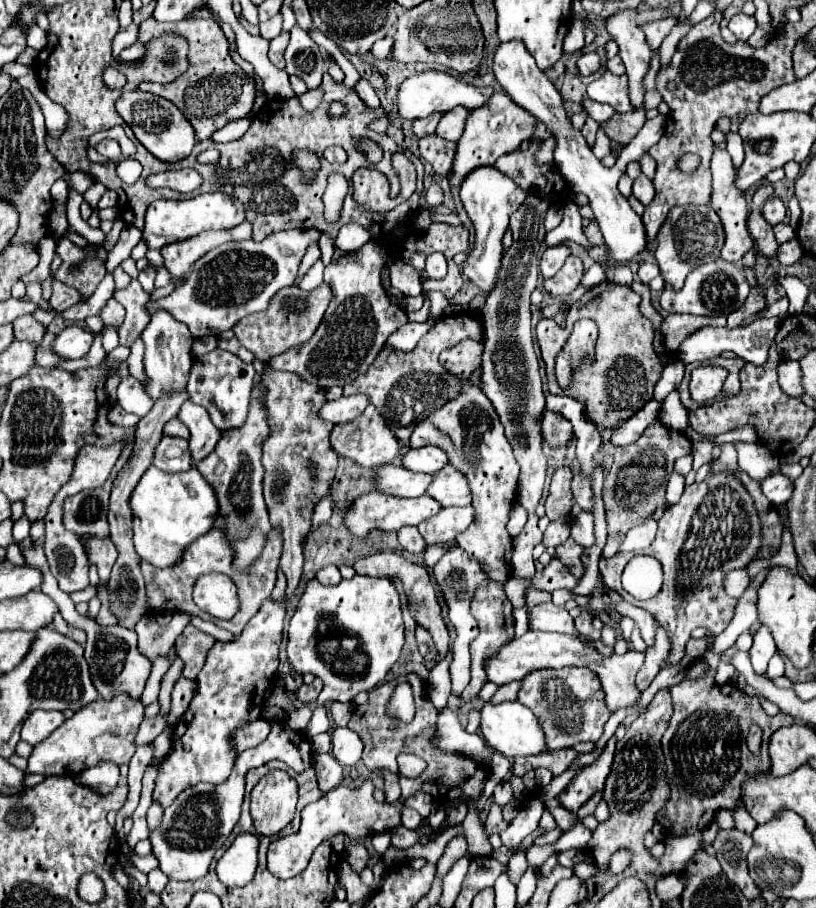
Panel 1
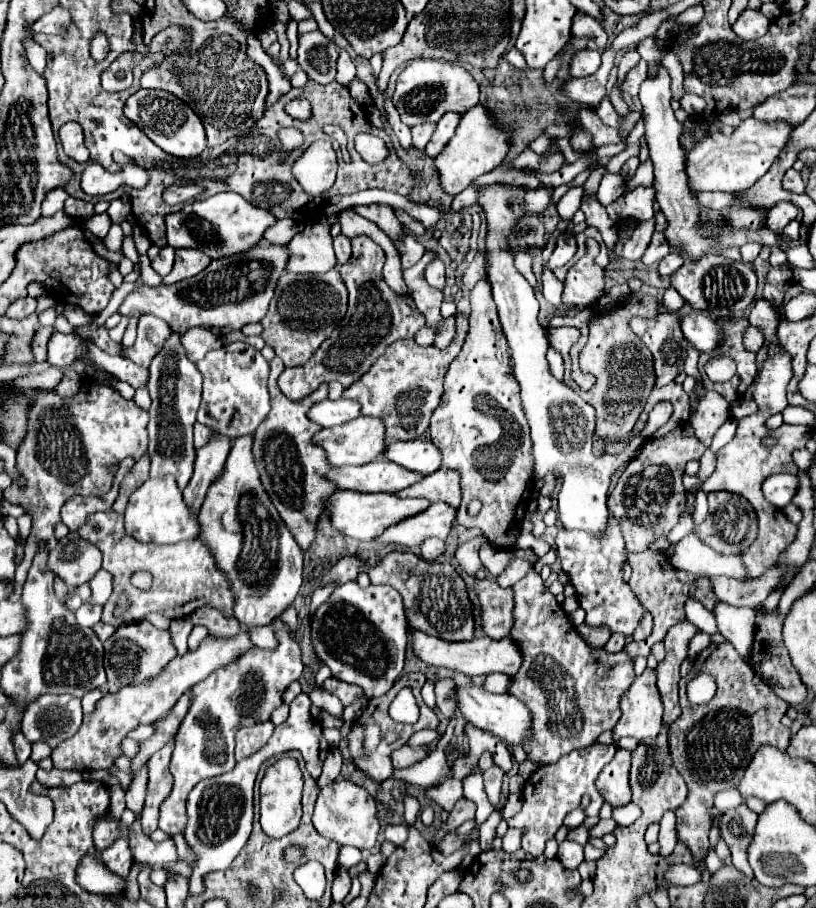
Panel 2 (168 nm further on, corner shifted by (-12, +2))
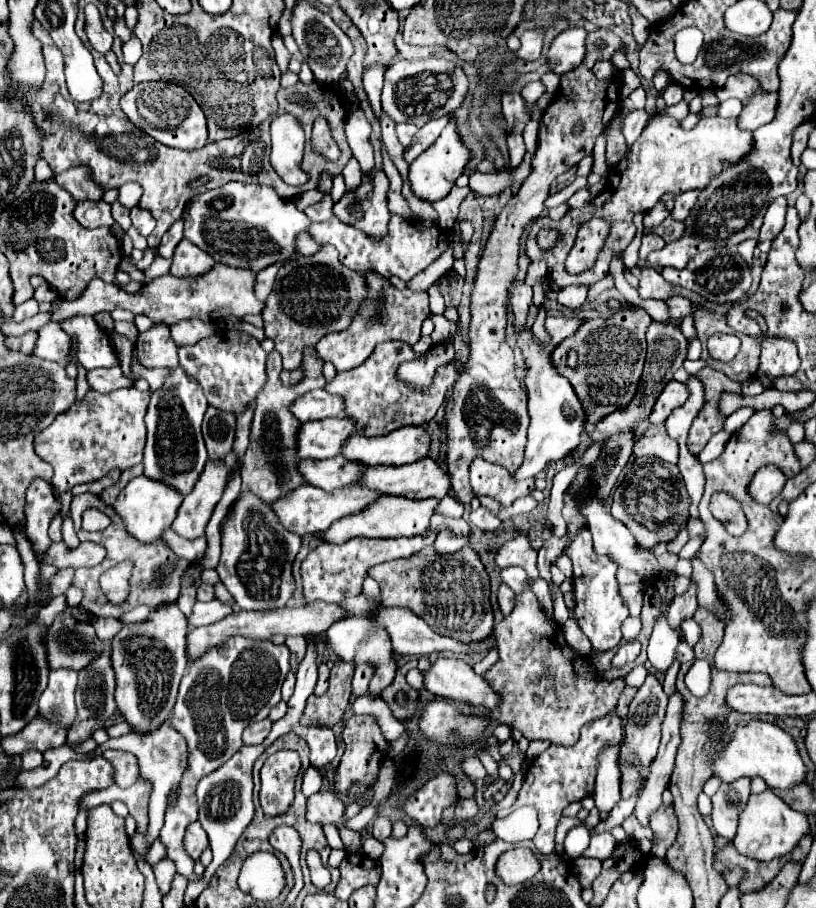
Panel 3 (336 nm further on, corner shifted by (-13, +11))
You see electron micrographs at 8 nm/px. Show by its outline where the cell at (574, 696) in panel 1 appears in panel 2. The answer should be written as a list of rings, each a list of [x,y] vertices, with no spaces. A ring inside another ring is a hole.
[[[531,570],[525,578],[521,578],[515,586],[515,624],[511,630],[511,638],[517,640],[523,652],[523,666],[513,678],[511,694],[517,696],[533,714],[533,740],[525,746],[525,752],[529,754],[529,760],[537,766],[543,764],[555,764],[561,756],[585,748],[587,744],[595,742],[599,734],[611,730],[619,716],[619,698],[627,688],[631,686],[631,680],[635,678],[633,670],[633,658],[621,650],[617,654],[607,652],[605,648],[591,648],[581,634],[571,624],[569,616],[565,614],[563,606],[555,600],[551,592],[545,590],[541,576]]]

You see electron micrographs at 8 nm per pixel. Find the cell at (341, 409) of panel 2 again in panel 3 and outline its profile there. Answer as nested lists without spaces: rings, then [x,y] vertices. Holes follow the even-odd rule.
[[[314,389],[304,393],[300,399],[296,399],[290,407],[292,415],[304,423],[314,419],[326,419],[336,417],[344,411],[344,401],[338,395],[330,395],[324,389]]]

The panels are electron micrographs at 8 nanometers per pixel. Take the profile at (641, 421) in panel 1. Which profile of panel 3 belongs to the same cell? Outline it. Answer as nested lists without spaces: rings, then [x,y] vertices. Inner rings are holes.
[[[668,381],[664,391],[660,393],[660,397],[656,399],[656,405],[654,405],[652,415],[650,415],[650,423],[662,425],[668,419],[668,415],[672,413],[672,409],[680,407],[686,399],[688,399],[686,385],[678,383],[678,381]]]

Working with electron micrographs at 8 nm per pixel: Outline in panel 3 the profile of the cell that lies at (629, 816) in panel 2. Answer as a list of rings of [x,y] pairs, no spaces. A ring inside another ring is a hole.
[[[662,805],[654,817],[650,819],[650,829],[658,835],[658,841],[656,845],[652,847],[652,853],[656,857],[664,857],[666,855],[666,849],[674,843],[676,839],[676,815],[672,811],[672,807],[668,805]]]

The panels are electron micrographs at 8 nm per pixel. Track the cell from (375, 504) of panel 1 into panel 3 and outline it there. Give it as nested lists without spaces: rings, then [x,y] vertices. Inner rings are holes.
[[[300,485],[298,489],[290,491],[288,495],[282,495],[280,499],[276,499],[276,503],[272,503],[272,511],[276,511],[276,517],[288,531],[302,537],[306,533],[326,531],[340,517],[362,511],[366,505],[370,505],[378,497],[380,497],[378,491],[370,491],[366,487],[344,487],[344,489],[336,489],[336,491],[320,491],[318,487]]]

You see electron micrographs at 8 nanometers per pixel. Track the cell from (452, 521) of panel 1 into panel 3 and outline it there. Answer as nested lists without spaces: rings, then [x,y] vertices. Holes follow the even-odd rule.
[[[384,495],[372,503],[372,507],[366,507],[364,511],[356,515],[346,515],[344,519],[338,519],[332,523],[328,531],[316,533],[322,541],[328,541],[332,545],[346,543],[352,537],[414,537],[420,535],[428,529],[430,517],[434,513],[434,507],[438,505],[438,499],[404,499],[404,497],[394,497],[394,495]]]

